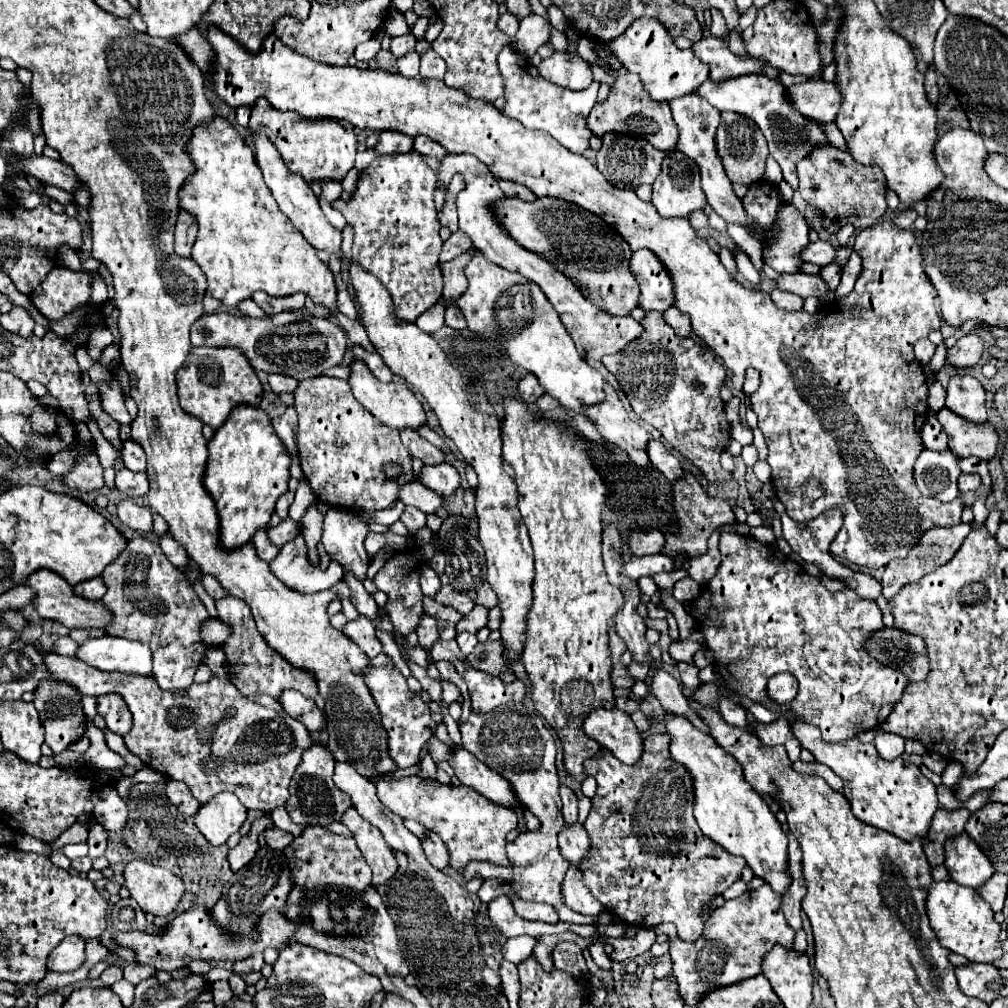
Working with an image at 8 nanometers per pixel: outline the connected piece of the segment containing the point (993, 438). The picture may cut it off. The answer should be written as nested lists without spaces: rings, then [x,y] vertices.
[[[946,407],[938,411],[938,421],[948,435],[950,451],[956,457],[978,457],[978,459],[992,459],[998,447],[998,433],[990,423],[976,425],[960,419]]]

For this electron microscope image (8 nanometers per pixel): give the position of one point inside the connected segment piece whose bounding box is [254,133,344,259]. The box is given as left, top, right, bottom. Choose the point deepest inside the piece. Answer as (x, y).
(295, 198)

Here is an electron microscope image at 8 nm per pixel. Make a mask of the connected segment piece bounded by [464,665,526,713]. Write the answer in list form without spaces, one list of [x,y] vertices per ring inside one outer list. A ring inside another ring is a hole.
[[[470,665],[466,667],[464,679],[466,679],[470,701],[472,701],[472,711],[488,713],[502,703],[522,701],[526,693],[526,687],[522,681],[516,679],[512,683],[504,683],[502,679],[496,679],[488,673],[480,673],[472,669]]]

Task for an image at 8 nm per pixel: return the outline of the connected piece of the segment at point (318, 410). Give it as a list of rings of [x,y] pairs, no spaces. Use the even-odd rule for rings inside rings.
[[[324,375],[306,379],[306,381],[300,381],[300,385],[292,395],[294,395],[294,407],[298,411],[296,441],[298,441],[300,467],[304,471],[308,485],[314,489],[316,497],[334,507],[340,505],[354,513],[364,509],[378,511],[378,509],[390,507],[398,499],[400,487],[406,481],[410,481],[408,471],[412,471],[412,457],[408,449],[402,445],[398,431],[392,431],[392,427],[386,427],[368,409],[360,407],[360,403],[356,403],[352,395],[352,389],[344,379],[334,379]],[[384,463],[400,463],[404,467],[404,479],[398,479],[398,481],[384,479],[384,471],[382,471]]]

